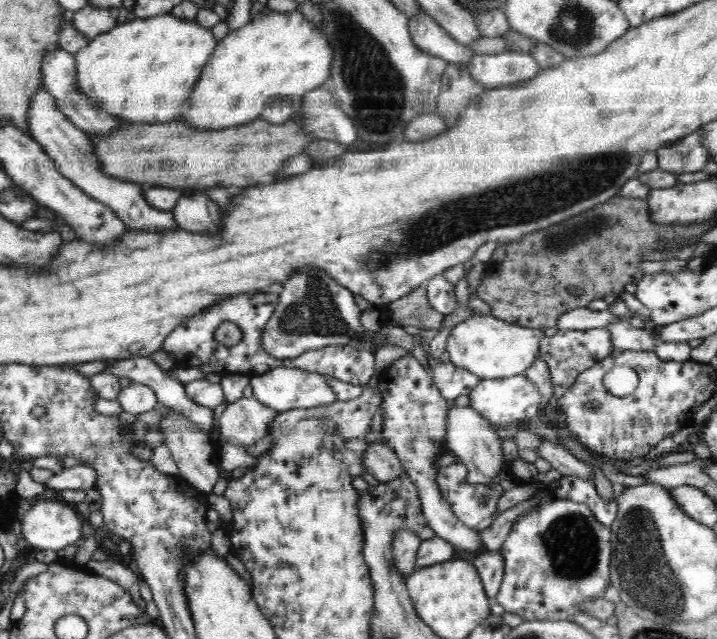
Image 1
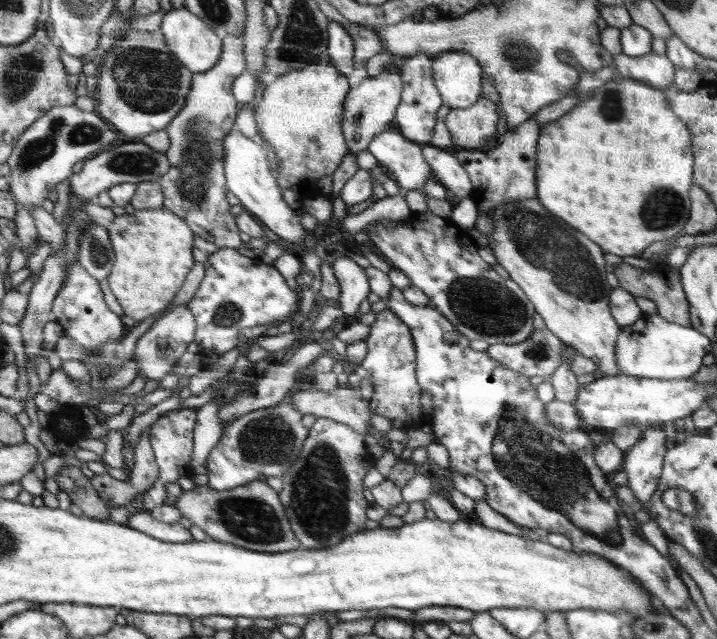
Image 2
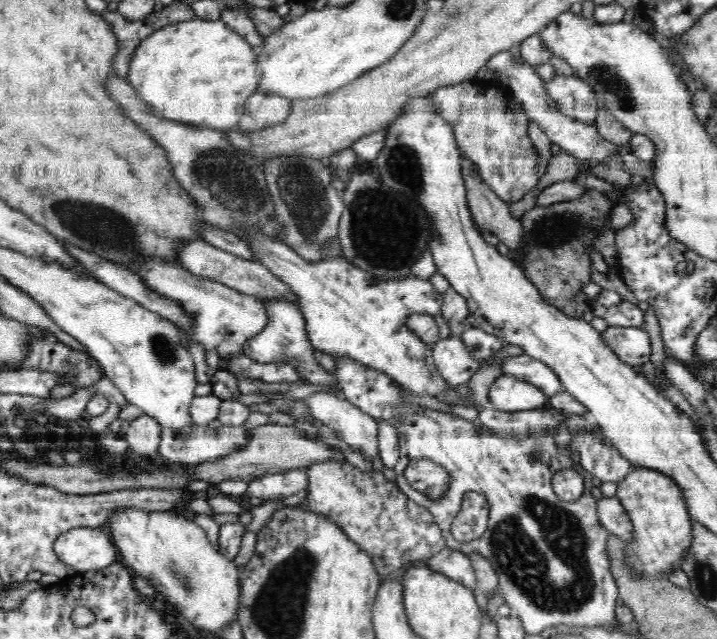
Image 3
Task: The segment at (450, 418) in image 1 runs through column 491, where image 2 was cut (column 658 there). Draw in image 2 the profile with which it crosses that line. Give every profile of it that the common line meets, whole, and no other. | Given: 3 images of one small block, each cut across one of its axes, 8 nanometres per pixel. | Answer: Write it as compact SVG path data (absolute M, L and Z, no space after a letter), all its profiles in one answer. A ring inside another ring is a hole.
M664 424L644 429L642 439L629 448L624 458L622 470L625 470L628 476L628 485L626 486L636 495L636 507L648 504L650 498L653 498L653 494L657 492L657 488L660 486L662 462L665 462L666 454L666 444L664 444L666 442L666 434L662 430L663 426Z

